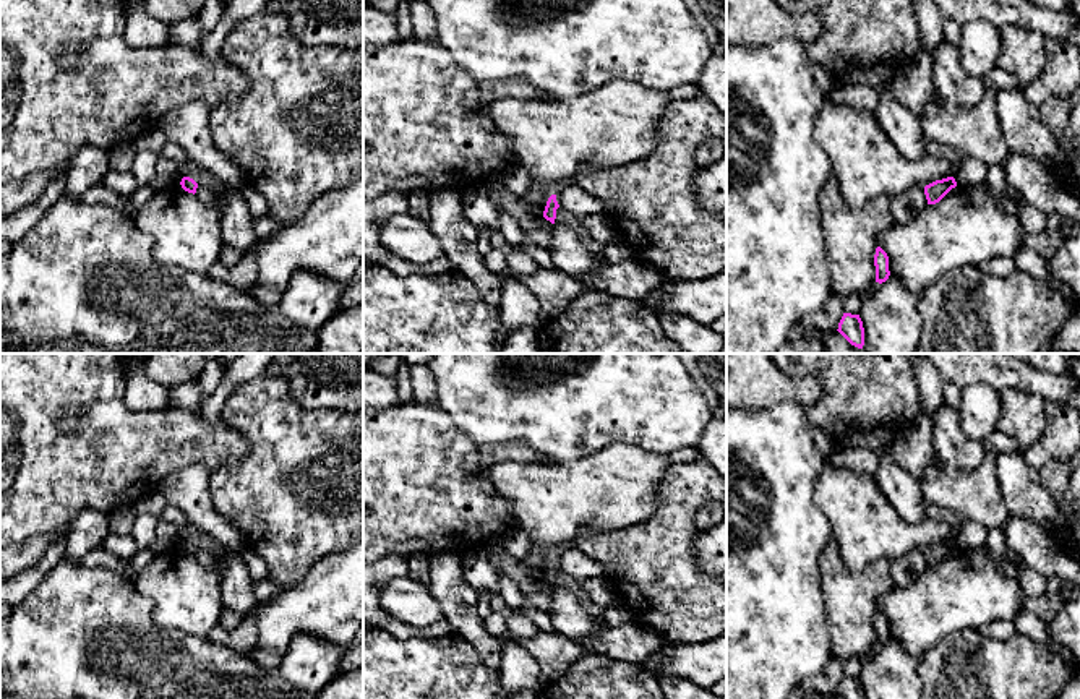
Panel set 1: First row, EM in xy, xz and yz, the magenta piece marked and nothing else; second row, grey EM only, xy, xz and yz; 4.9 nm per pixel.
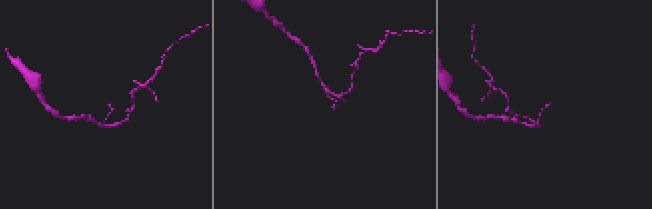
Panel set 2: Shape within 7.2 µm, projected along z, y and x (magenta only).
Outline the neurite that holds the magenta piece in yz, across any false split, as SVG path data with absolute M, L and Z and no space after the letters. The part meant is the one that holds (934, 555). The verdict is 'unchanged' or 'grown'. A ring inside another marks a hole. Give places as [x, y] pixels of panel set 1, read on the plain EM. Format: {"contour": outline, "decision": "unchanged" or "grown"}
{"contour": "M954 540L936 543L929 548L926 548L924 558L926 558L928 568L939 566L955 550L957 550L957 545Z", "decision": "unchanged"}

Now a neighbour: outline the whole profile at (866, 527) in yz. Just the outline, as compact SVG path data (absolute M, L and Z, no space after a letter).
M825 462L814 490L814 501L825 514L846 568L861 572L876 560L897 560L911 550L947 542L954 529L945 522L906 522L887 501L874 475Z

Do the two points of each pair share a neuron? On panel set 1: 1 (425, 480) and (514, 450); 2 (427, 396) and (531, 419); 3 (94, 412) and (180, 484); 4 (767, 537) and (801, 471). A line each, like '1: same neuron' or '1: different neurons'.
1: same neuron
2: different neurons
3: different neurons
4: same neuron

